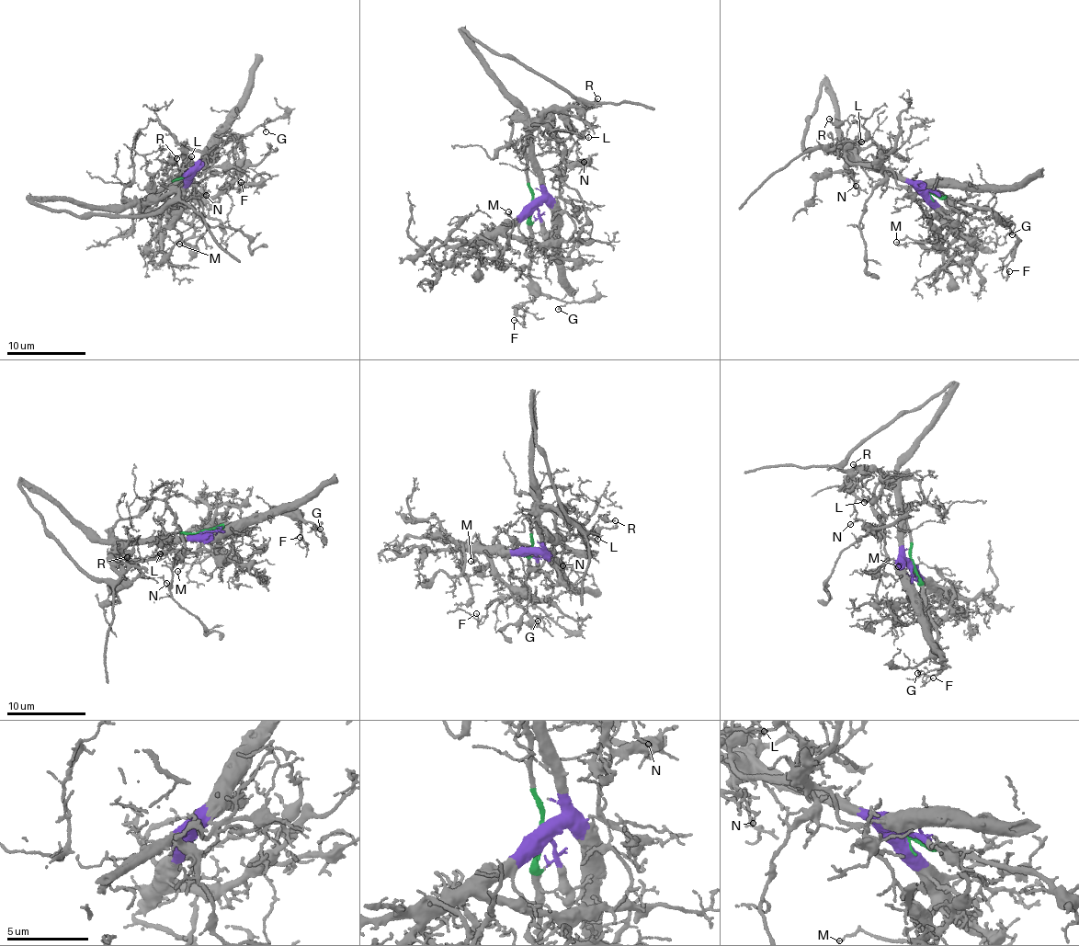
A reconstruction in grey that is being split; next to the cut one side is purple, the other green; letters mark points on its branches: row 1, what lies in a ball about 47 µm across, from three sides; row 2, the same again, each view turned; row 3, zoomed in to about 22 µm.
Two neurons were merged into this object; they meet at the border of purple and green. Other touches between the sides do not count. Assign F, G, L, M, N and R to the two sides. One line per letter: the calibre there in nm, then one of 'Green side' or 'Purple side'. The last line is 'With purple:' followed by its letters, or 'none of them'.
F: Thickness 100 nm. Green side
G: Thickness 110 nm. Green side
L: Thickness 120 nm. Green side
M: Thickness 120 nm. Purple side
N: Thickness 80 nm. Green side
R: Thickness 150 nm. Green side
With purple: M

